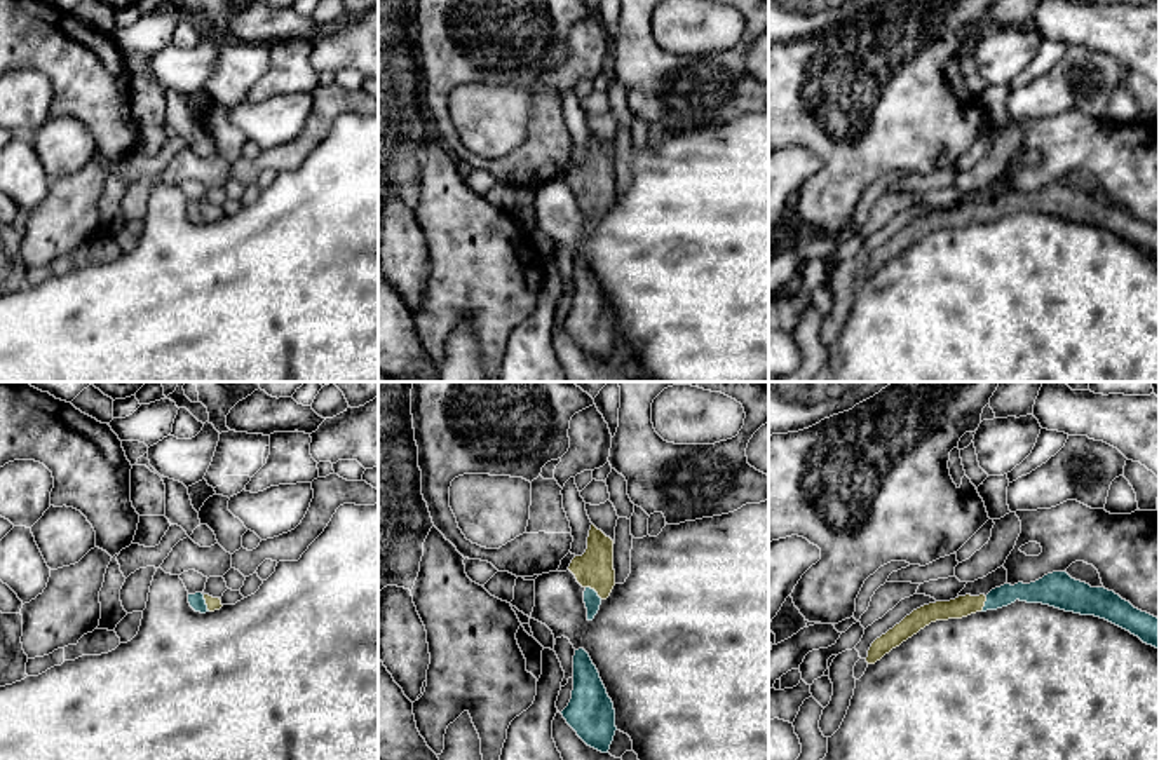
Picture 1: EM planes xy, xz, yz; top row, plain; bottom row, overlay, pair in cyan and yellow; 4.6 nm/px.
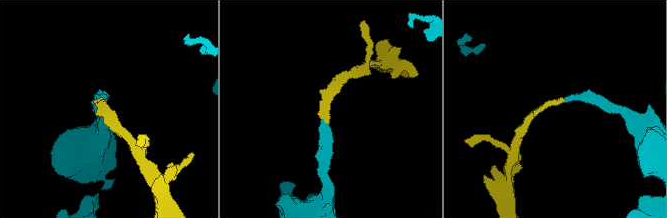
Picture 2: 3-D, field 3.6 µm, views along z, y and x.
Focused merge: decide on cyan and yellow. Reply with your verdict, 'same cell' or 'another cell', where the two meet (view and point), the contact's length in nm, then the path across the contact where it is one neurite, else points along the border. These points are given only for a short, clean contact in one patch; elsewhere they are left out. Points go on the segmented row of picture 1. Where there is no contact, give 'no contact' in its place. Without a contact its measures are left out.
same cell; contact xz (595, 591); length 100 nm; way xz (591, 598), (595, 591), (595, 569)

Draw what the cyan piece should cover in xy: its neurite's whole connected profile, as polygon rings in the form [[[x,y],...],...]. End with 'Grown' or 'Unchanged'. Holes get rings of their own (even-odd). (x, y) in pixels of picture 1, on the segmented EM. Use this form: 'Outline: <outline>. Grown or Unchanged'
Outline: [[[202,593],[188,594],[188,603],[195,612],[200,612],[200,614],[214,612],[223,607],[220,598],[213,598]]]. Grown

